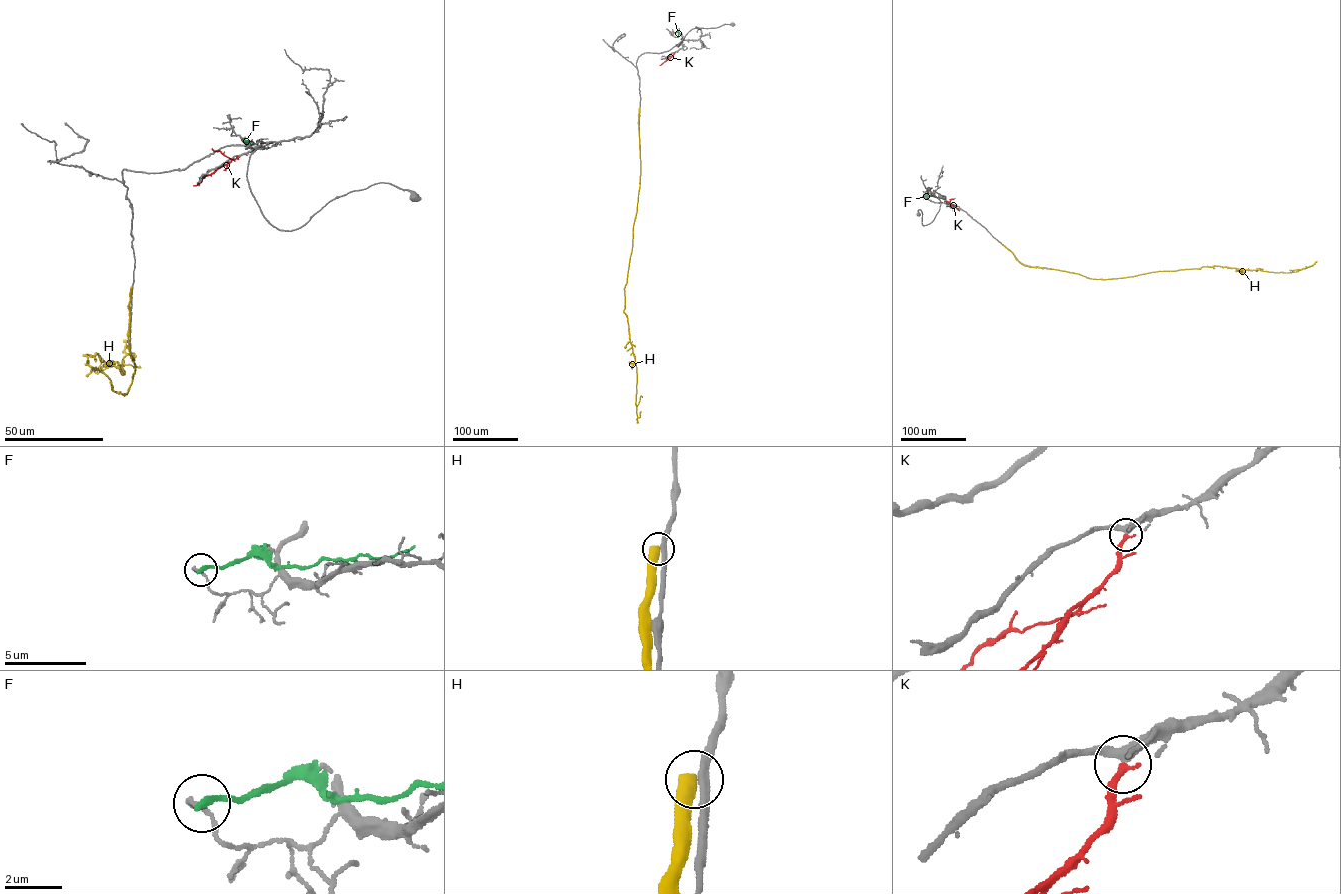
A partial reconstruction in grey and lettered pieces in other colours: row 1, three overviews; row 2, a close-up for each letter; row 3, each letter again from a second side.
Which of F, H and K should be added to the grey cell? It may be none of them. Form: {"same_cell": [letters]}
{"same_cell": ["K"]}

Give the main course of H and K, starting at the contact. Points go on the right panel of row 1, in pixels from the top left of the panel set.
H: (1001, 244), (1026, 266), (1096, 279), (1205, 266), (1278, 272), (1297, 271), (1311, 265), (1305, 266)
K: (946, 201), (959, 210)

